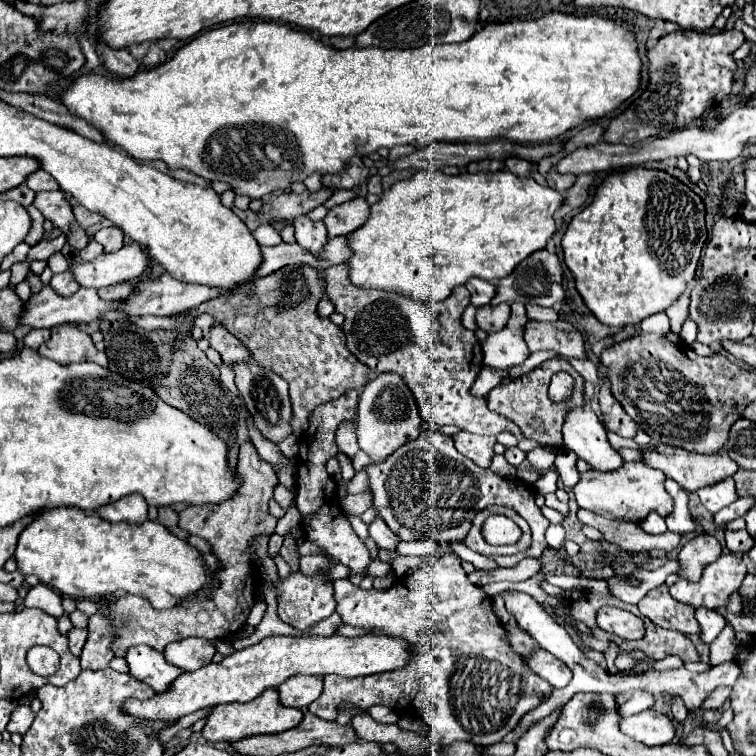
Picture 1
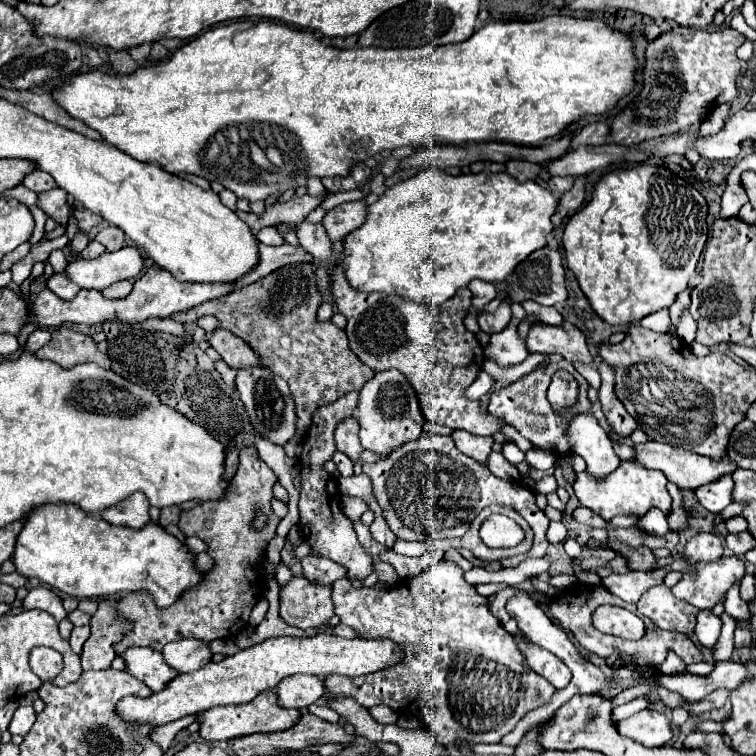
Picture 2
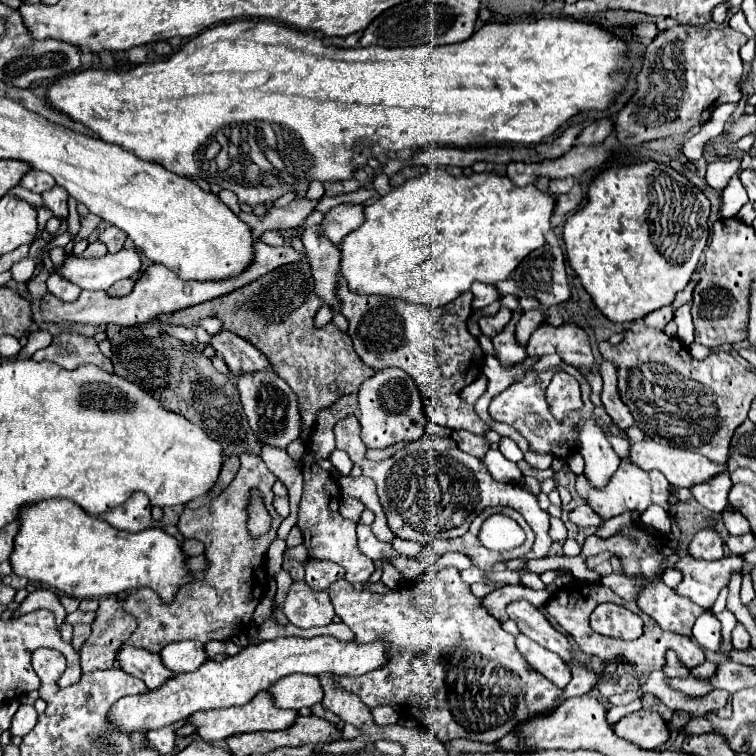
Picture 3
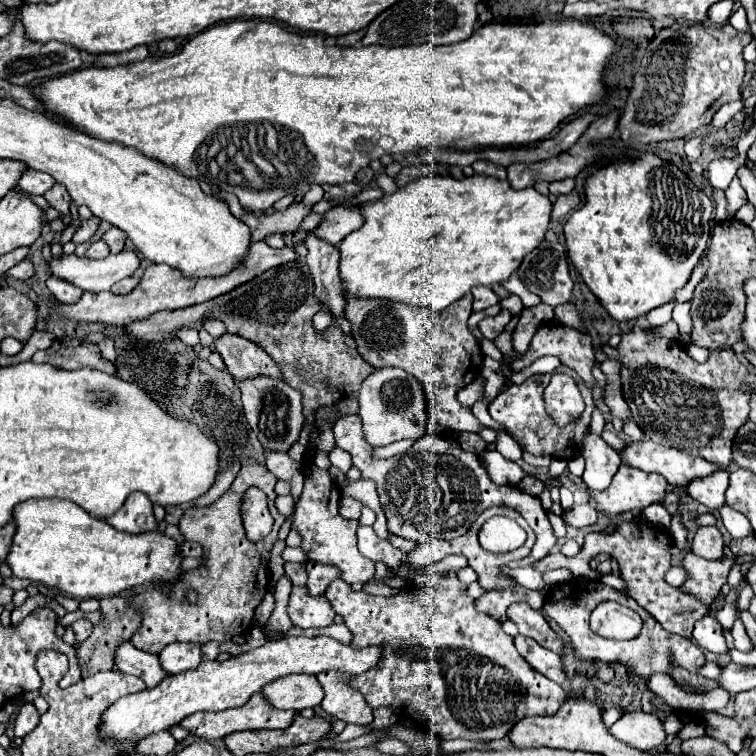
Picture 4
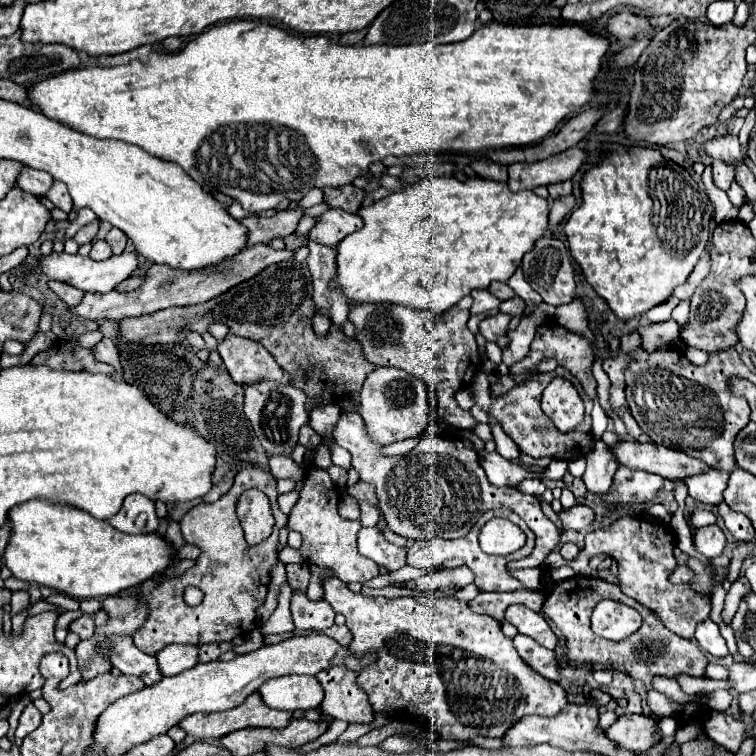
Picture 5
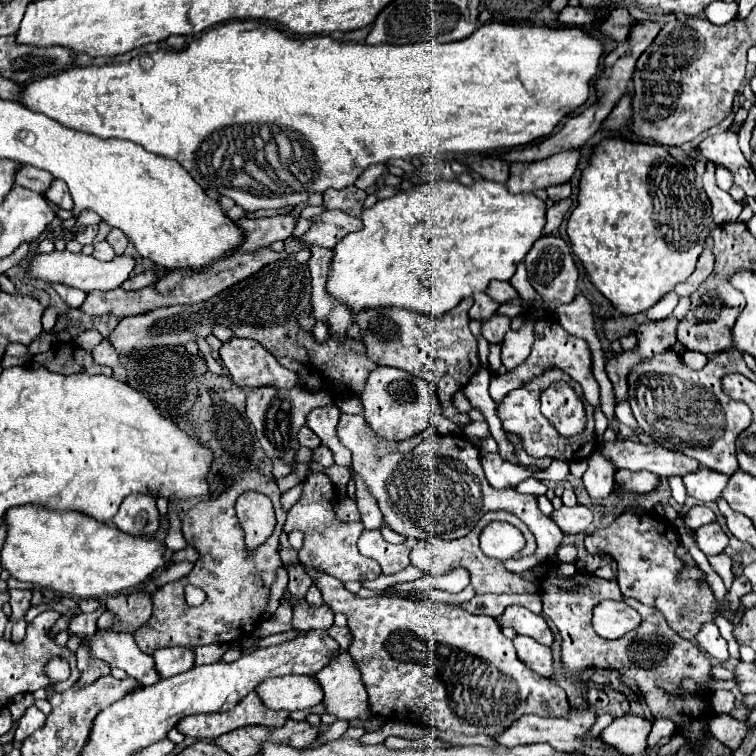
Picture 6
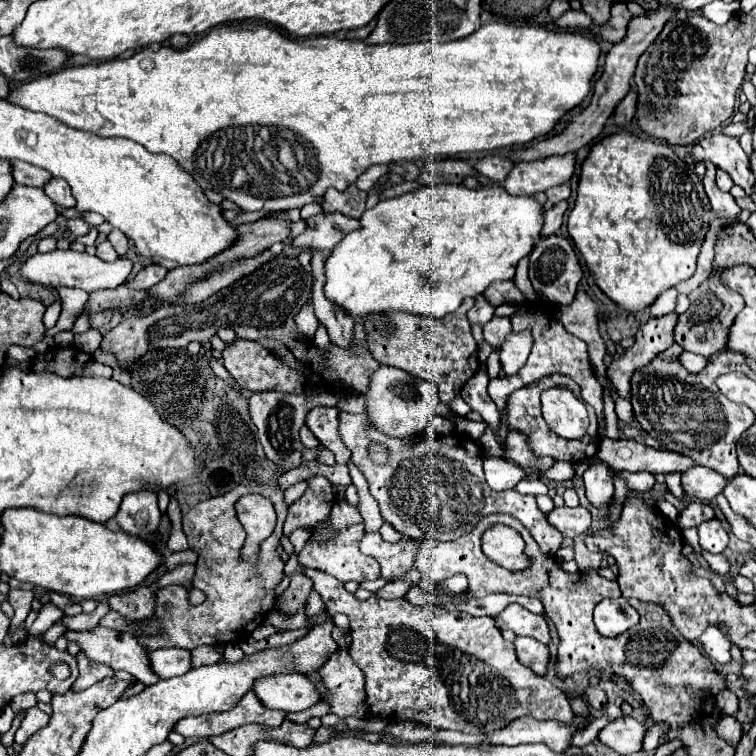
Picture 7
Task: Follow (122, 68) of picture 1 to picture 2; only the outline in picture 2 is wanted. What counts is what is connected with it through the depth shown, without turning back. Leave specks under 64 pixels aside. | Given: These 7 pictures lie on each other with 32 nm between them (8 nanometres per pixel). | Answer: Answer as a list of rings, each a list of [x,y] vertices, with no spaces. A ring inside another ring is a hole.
[[[108,50],[108,56],[110,56],[110,62],[112,62],[112,68],[120,74],[130,74],[138,68],[138,64],[128,56],[128,52],[116,52],[116,50]]]

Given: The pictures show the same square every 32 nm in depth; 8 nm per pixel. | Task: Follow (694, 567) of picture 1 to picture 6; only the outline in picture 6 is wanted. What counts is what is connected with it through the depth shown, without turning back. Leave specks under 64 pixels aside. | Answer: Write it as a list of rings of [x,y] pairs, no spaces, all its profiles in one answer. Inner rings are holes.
[[[710,522],[710,524],[700,526],[696,530],[696,536],[698,536],[698,548],[706,556],[720,554],[728,546],[728,536],[726,536],[726,532],[722,530],[722,526],[718,522]]]

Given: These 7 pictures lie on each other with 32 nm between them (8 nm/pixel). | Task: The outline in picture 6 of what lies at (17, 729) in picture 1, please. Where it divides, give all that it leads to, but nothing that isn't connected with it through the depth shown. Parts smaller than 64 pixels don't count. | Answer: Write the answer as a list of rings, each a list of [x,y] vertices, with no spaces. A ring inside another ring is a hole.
[[[30,706],[24,716],[20,718],[20,724],[18,724],[18,730],[14,734],[14,740],[18,742],[24,742],[32,732],[36,732],[38,728],[42,728],[46,722],[46,714],[40,712],[36,706]]]

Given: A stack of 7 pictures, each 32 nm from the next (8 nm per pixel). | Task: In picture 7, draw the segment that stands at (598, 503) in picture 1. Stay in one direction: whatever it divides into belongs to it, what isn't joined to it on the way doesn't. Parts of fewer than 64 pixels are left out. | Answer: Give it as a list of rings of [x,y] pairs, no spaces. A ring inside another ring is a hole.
[[[624,472],[624,478],[628,480],[628,488],[634,492],[648,492],[654,486],[654,476],[648,472],[636,472],[636,474]]]

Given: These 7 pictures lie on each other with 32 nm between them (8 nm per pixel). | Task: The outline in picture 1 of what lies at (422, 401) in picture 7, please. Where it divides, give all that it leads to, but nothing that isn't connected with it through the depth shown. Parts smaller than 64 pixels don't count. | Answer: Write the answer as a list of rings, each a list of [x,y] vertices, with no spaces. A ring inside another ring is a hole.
[[[396,372],[378,374],[374,380],[370,380],[364,386],[362,398],[358,402],[356,426],[358,426],[356,428],[358,444],[364,452],[372,456],[372,462],[386,460],[396,448],[420,436],[422,416],[418,412],[418,404],[406,382]]]

